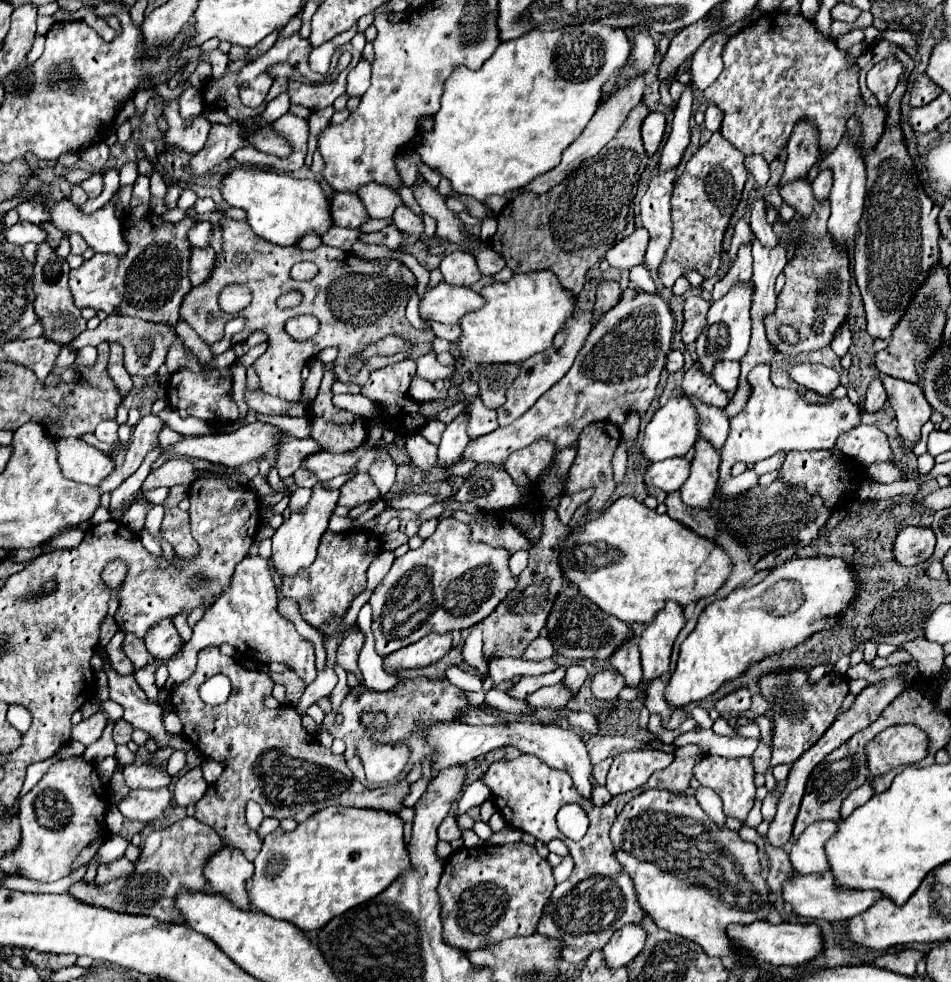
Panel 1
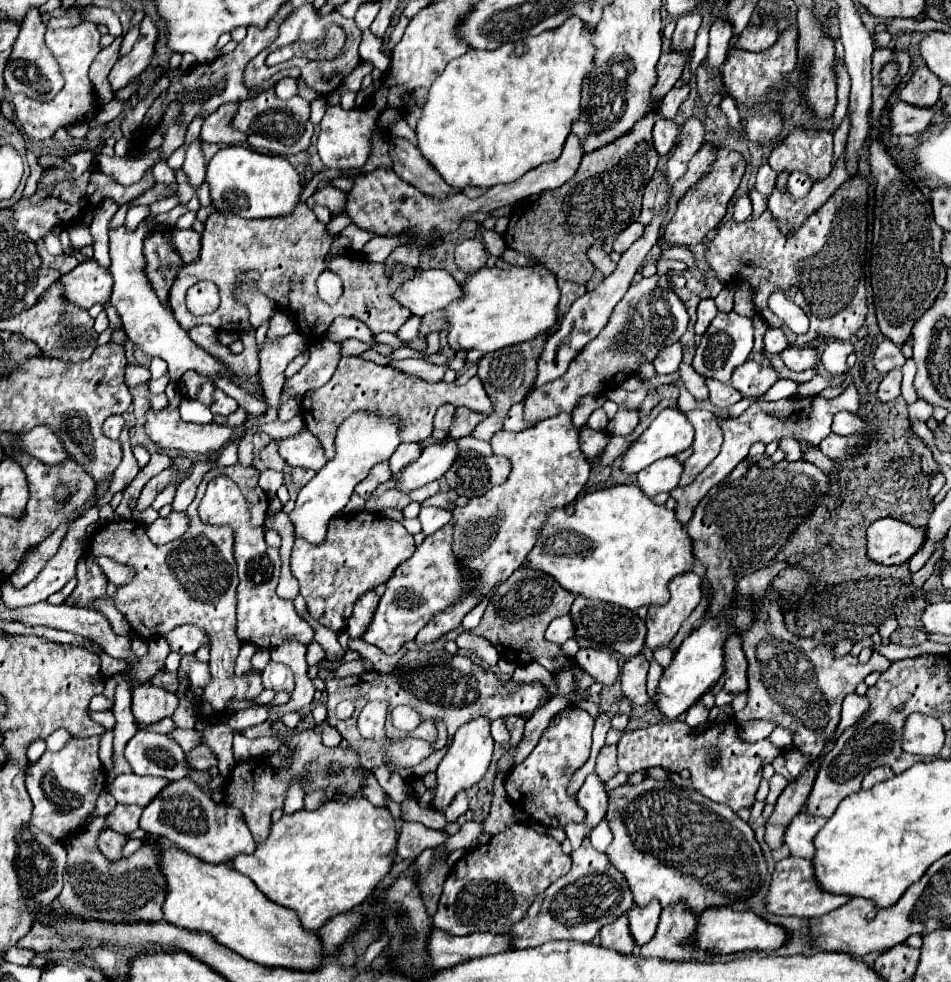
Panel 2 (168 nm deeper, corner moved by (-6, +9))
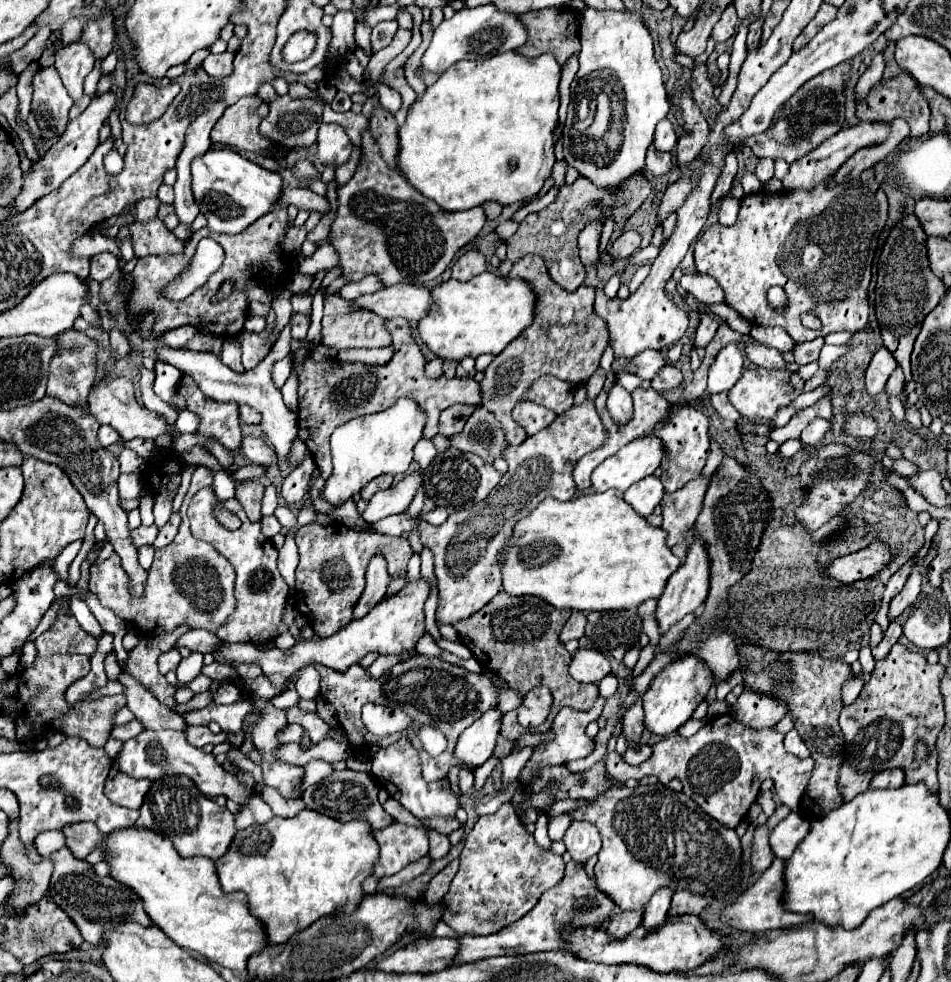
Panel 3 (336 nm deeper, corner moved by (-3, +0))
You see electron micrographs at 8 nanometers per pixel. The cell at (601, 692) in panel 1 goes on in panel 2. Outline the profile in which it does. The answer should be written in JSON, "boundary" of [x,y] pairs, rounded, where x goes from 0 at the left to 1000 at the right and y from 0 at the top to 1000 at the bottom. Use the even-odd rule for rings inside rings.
{"boundary":[[[609,661],[605,667],[607,677],[619,685],[626,693],[634,698],[645,698],[647,691],[651,689],[651,675],[645,667],[628,661]]]}

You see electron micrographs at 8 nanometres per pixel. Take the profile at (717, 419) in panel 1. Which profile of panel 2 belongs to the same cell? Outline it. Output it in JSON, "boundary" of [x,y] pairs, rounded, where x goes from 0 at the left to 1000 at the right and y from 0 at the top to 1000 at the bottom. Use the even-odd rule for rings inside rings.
{"boundary":[[[716,370],[712,378],[714,378],[714,384],[718,386],[720,394],[725,396],[725,400],[727,400],[733,408],[737,408],[737,406],[743,406],[743,404],[746,404],[746,398],[743,398],[743,392],[741,392],[739,382],[735,382],[727,372]]]}

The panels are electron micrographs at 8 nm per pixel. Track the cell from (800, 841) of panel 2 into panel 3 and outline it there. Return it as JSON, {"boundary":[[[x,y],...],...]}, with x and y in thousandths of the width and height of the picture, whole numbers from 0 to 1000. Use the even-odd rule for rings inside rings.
{"boundary":[[[831,827],[810,849],[812,868],[818,874],[829,876],[850,847],[852,847],[852,837],[843,829]]]}

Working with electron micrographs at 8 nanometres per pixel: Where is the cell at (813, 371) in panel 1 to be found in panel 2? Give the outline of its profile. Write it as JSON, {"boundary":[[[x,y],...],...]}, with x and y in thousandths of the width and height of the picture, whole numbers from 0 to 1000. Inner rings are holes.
{"boundary":[[[828,353],[821,359],[823,370],[832,376],[832,378],[846,378],[846,376],[855,376],[859,370],[857,364],[857,353]]]}

